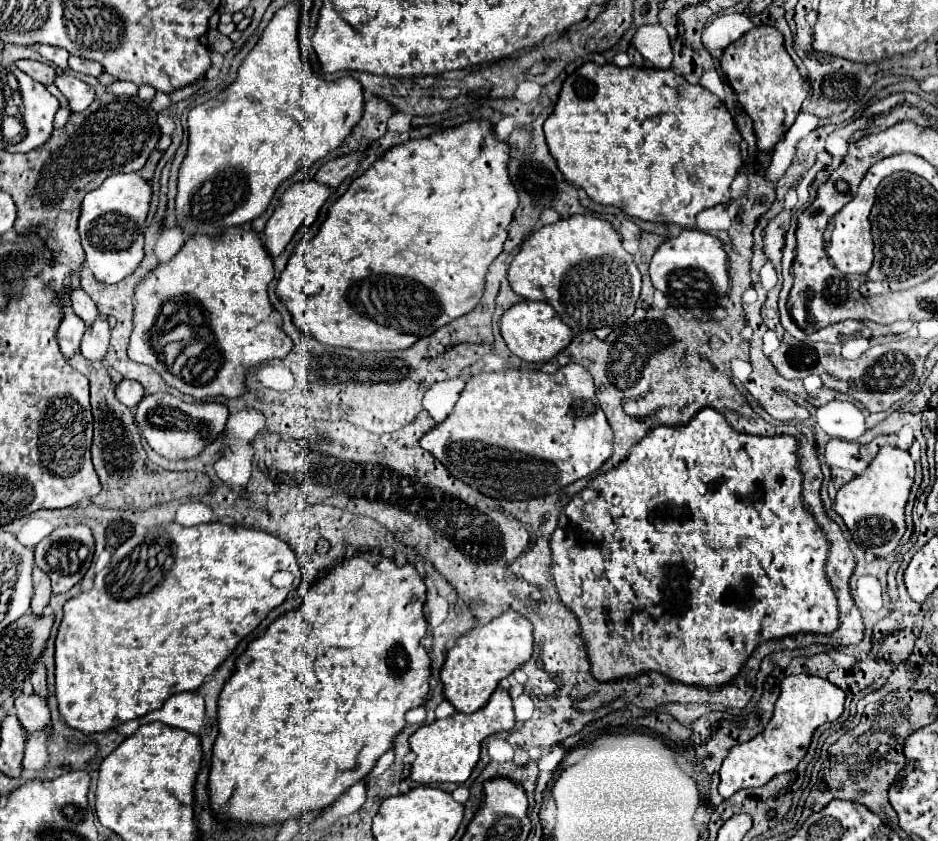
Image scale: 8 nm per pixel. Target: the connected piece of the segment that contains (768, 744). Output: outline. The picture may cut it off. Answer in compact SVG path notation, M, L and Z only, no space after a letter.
M794 674L794 676L786 676L780 684L780 698L774 706L774 716L768 722L768 726L764 728L762 734L758 734L754 740L750 740L748 744L740 744L736 748L732 748L732 752L724 758L722 768L720 768L720 796L722 798L730 798L734 792L742 790L742 788L756 788L756 786L764 786L770 778L784 774L784 772L792 772L800 760L806 756L808 746L812 742L812 734L816 732L816 728L820 728L826 722L834 722L842 716L844 712L844 700L846 694L844 690L840 690L838 686L834 686L828 680L822 680L818 676L810 676L810 674Z

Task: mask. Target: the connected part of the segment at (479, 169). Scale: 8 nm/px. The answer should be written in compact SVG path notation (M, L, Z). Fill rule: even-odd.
M470 120L456 128L448 128L444 132L432 134L422 140L408 140L390 148L384 158L376 160L370 170L366 170L360 178L354 178L350 188L340 196L328 210L326 222L320 226L320 232L312 242L300 242L288 260L278 286L276 294L288 308L294 318L294 324L304 332L312 334L318 342L330 346L344 346L354 348L360 352L378 352L378 350L406 350L420 338L430 336L434 330L446 326L454 318L460 318L476 308L484 294L486 286L486 272L494 258L502 252L502 244L508 236L508 224L512 222L514 210L518 208L516 188L512 188L512 180L508 176L508 144L496 140L494 124L490 120ZM418 306L430 306L432 310L416 310Z

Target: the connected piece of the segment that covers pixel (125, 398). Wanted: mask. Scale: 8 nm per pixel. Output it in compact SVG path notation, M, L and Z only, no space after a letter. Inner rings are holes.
M122 380L118 384L118 388L116 388L116 396L128 408L136 408L136 404L146 396L146 392L144 392L140 382L136 382L136 380Z

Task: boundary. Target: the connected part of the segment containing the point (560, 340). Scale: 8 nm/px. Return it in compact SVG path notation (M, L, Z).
M522 300L508 308L500 318L500 332L512 354L526 362L548 362L574 338L574 332L560 320L560 316L556 316L556 312L546 302L532 300Z

